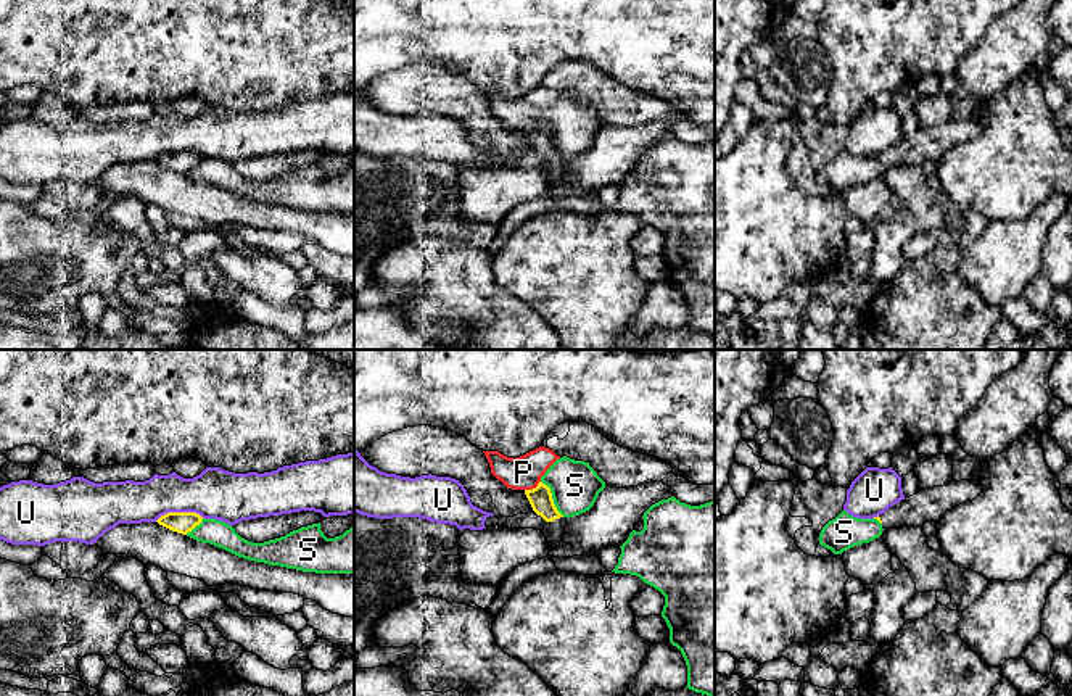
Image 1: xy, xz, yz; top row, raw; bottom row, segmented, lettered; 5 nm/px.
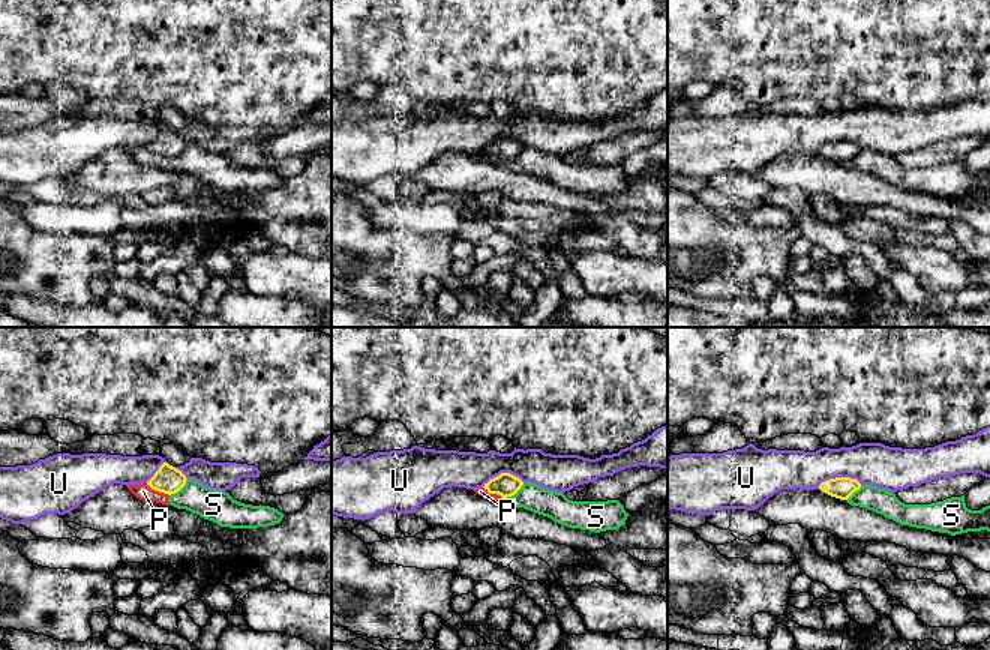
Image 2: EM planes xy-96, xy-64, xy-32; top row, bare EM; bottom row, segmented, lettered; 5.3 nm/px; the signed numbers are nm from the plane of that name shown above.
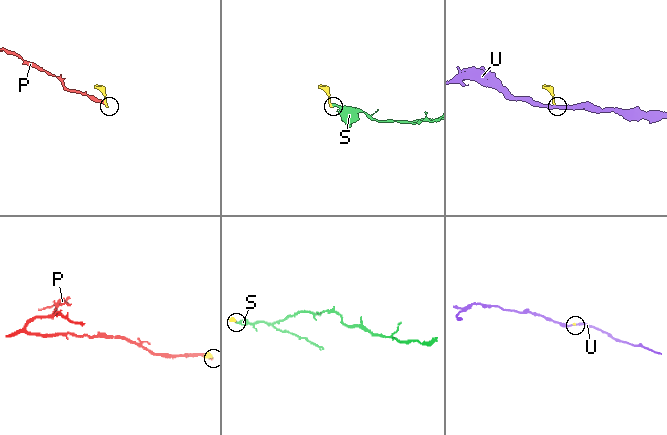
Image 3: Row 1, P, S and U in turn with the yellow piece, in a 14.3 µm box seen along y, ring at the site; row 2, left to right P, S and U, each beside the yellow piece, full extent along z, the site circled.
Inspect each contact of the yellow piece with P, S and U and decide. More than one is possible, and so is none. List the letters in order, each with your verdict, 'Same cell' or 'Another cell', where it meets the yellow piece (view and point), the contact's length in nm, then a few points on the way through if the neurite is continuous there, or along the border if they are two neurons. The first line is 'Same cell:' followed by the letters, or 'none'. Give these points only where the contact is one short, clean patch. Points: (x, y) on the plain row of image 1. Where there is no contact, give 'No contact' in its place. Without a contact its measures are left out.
Same cell: none
P: Another cell. Touches yellow at xz (533, 128). Shared border 90 nm. Boundary: xz (540, 120), (535, 126), (525, 129)
S: Another cell. Touches yellow at xz (551, 137). Shared border 220 nm. Boundary: xz (541, 120), (549, 128), (554, 145), (564, 155)
U: Another cell. Touches yellow at xy (179, 152). Shared border 240 nm. Boundary: xy (203, 157), (195, 152), (164, 152), (155, 160)

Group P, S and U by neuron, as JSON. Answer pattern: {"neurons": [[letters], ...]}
{"neurons": [["P", "S"], ["U"]]}

